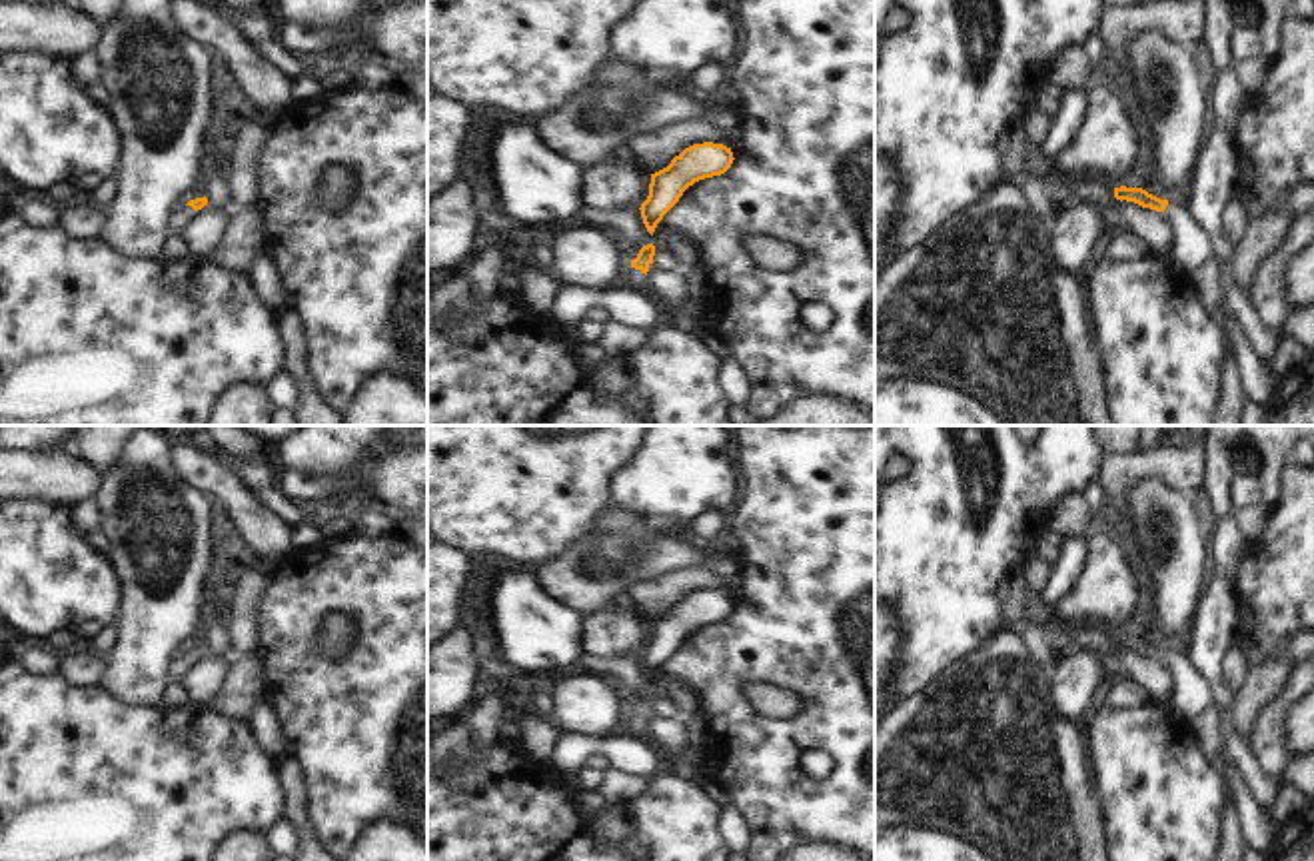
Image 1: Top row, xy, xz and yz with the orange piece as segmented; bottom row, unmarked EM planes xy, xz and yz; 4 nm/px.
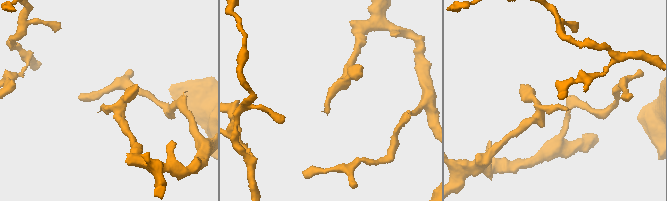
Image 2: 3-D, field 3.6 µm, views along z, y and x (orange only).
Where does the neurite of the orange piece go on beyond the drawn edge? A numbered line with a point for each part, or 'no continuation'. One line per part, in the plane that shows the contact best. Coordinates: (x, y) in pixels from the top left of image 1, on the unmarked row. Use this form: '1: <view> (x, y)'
1: xz (634, 728)

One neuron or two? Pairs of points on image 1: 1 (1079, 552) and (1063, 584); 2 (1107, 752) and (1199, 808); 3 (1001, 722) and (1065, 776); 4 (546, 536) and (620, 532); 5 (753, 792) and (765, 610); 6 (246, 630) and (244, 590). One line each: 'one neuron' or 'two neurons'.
1: one neuron
2: one neuron
3: one neuron
4: two neurons
5: one neuron
6: one neuron

